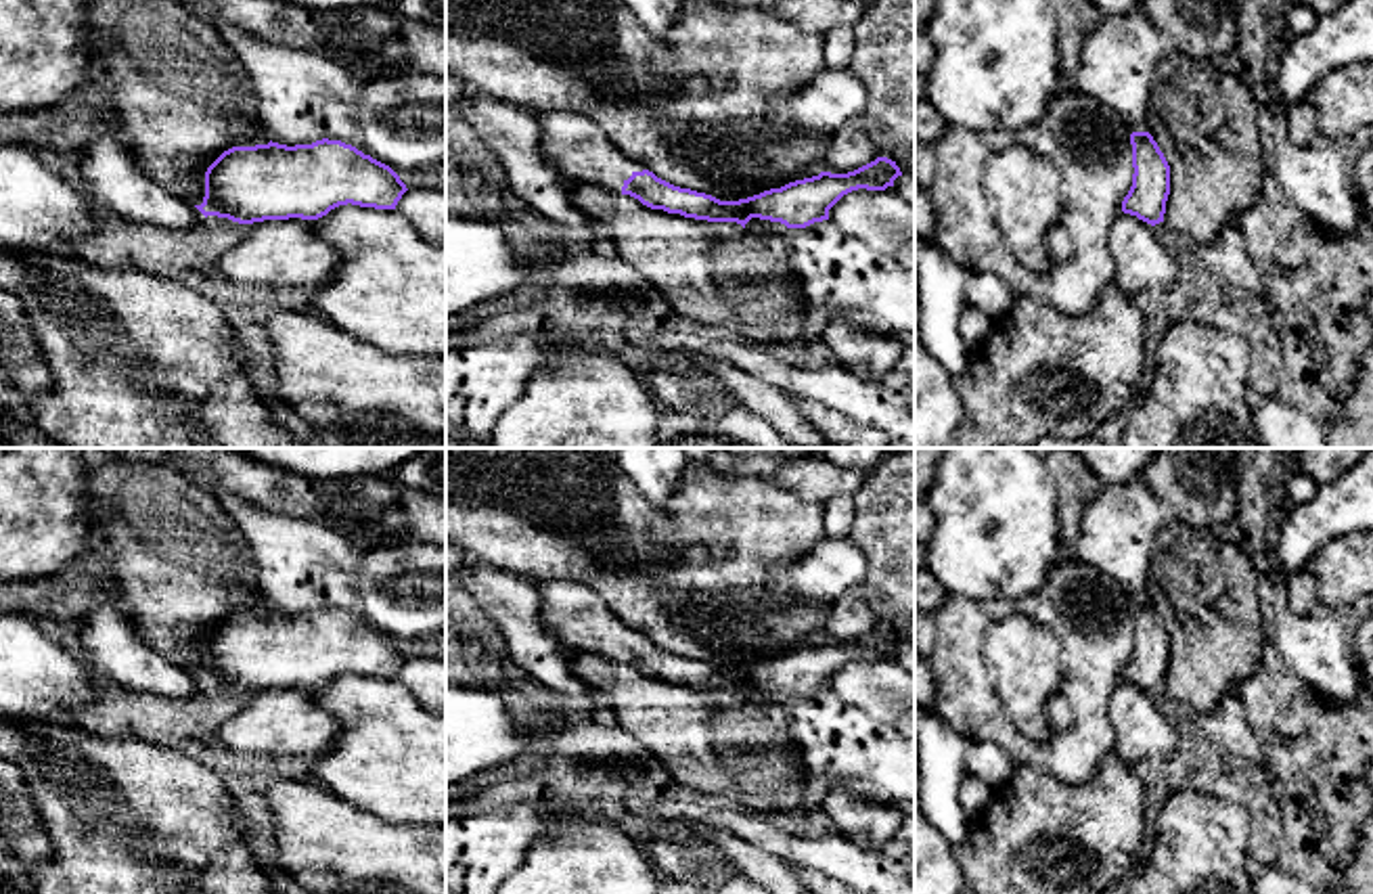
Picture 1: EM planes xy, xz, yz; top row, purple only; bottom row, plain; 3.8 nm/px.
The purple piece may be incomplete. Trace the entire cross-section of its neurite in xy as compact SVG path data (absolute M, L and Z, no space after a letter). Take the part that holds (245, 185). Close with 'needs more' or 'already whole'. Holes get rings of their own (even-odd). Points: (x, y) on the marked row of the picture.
M341 140L312 144L255 144L224 151L205 172L205 197L195 205L205 218L218 216L239 224L264 220L318 220L339 205L396 209L406 184L385 163Z; already whole

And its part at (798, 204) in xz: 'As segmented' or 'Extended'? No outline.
Extended

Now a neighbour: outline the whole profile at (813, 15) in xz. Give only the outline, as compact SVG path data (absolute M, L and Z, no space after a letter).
M779 0L770 10L795 29L825 33L833 27L854 27L869 10L862 0Z

